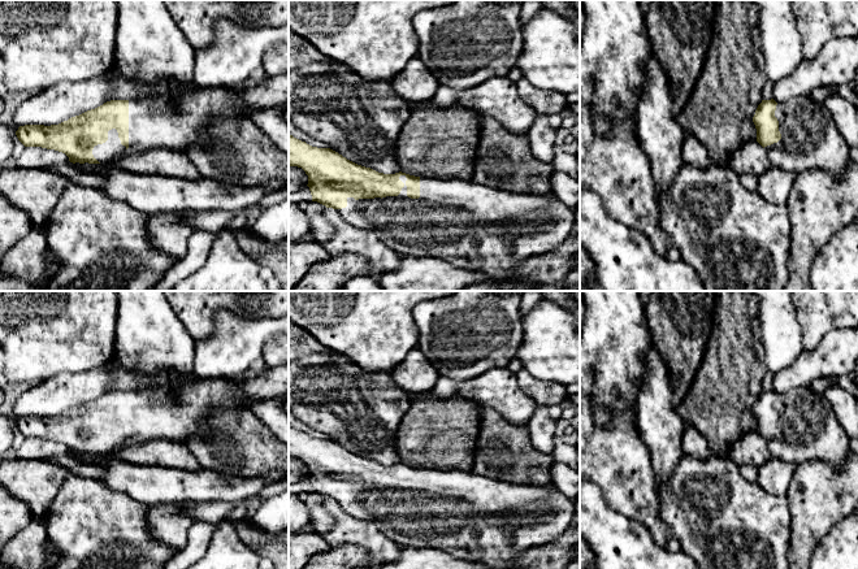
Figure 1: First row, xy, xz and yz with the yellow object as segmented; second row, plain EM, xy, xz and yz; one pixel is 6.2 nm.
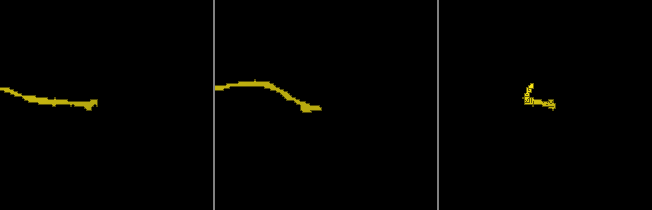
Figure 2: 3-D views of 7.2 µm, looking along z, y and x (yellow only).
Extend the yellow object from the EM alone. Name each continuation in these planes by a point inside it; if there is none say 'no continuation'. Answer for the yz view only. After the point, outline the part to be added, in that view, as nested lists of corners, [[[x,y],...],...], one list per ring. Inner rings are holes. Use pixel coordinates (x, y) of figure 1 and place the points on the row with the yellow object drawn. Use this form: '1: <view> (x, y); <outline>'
1: yz (809, 140); [[[810,95],[777,104],[781,139],[764,147],[772,166],[800,174],[822,169],[838,177],[852,162],[850,147],[840,136],[833,120]]]

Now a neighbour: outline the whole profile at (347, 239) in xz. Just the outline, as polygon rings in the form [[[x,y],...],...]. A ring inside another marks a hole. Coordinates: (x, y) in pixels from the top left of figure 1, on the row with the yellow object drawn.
[[[326,208],[326,218],[333,225],[333,236],[312,243],[321,244],[330,256],[358,255],[373,270],[391,270],[400,262],[402,255],[387,247],[370,229],[344,222],[333,208]]]

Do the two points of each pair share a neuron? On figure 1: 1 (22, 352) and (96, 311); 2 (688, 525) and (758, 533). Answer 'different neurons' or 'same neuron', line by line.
1: same neuron
2: same neuron

